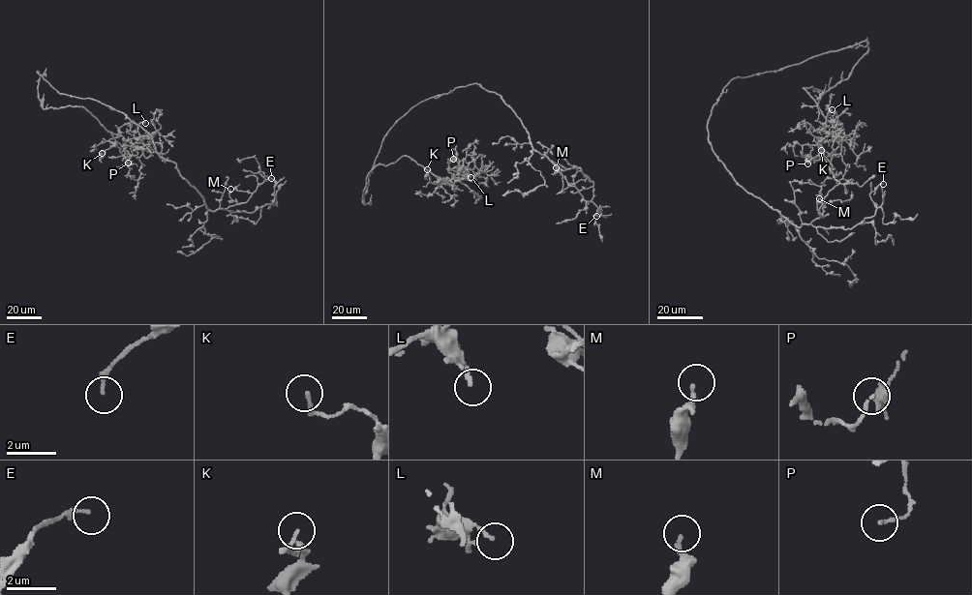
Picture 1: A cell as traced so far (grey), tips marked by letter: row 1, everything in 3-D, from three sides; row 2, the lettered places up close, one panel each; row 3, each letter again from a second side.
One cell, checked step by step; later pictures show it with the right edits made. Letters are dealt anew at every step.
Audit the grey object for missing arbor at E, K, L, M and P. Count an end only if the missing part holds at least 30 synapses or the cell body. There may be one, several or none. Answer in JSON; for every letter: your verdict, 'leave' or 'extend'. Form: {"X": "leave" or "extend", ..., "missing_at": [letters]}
{"E": "leave", "K": "leave", "L": "leave", "M": "leave", "P": "leave", "missing_at": []}

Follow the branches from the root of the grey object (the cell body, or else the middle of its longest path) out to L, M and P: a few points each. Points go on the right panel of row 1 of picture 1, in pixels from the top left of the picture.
L: (749, 75), (866, 41), (867, 52), (847, 78), (827, 91), (804, 88), (836, 138), (822, 130), (832, 109)
M: (749, 75), (732, 79), (713, 106), (708, 125), (712, 149), (740, 186), (797, 226), (823, 217), (819, 198)
P: (749, 75), (867, 43), (847, 78), (827, 91), (804, 88), (838, 133), (835, 140), (813, 144), (807, 163)

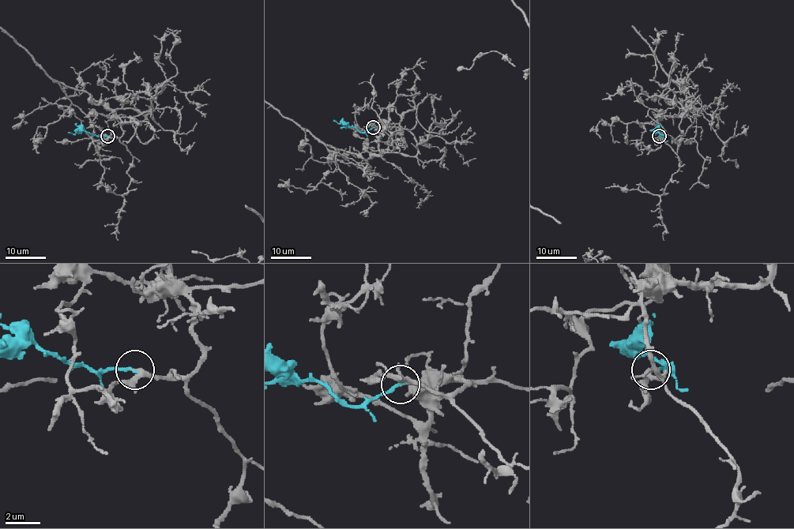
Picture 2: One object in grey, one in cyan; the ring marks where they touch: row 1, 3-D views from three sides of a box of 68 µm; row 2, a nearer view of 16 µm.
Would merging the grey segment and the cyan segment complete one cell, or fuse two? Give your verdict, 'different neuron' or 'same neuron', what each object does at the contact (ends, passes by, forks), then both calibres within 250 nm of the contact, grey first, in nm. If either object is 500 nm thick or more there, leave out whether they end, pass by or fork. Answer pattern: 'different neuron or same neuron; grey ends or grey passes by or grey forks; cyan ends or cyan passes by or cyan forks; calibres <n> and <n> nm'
same neuron; grey passes by; cyan ends; calibres 240 and 200 nm

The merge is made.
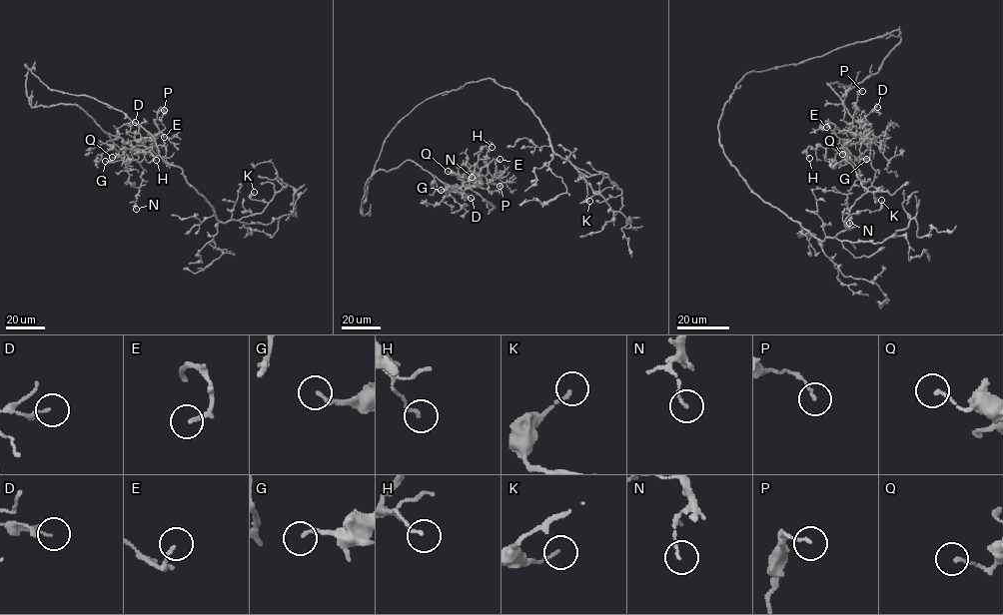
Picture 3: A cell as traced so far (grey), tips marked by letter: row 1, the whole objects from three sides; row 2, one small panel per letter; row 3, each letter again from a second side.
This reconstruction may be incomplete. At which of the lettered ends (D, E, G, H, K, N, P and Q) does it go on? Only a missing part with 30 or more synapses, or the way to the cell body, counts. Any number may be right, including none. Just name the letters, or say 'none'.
E

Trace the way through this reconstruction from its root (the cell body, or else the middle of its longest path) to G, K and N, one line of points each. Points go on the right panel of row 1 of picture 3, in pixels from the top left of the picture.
G: (765, 70), (898, 30), (899, 43), (877, 72), (853, 87), (827, 83), (868, 136), (866, 159)
K: (765, 70), (739, 80), (718, 125), (723, 153), (747, 186), (820, 241), (881, 200)
N: (765, 70), (899, 32), (877, 72), (827, 83), (867, 135), (845, 146), (859, 171), (849, 223)

